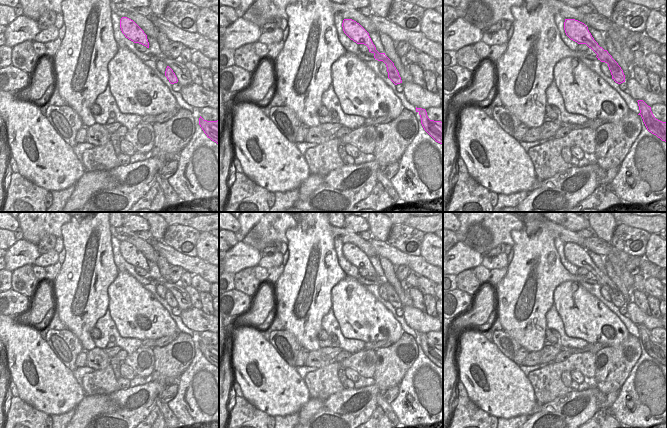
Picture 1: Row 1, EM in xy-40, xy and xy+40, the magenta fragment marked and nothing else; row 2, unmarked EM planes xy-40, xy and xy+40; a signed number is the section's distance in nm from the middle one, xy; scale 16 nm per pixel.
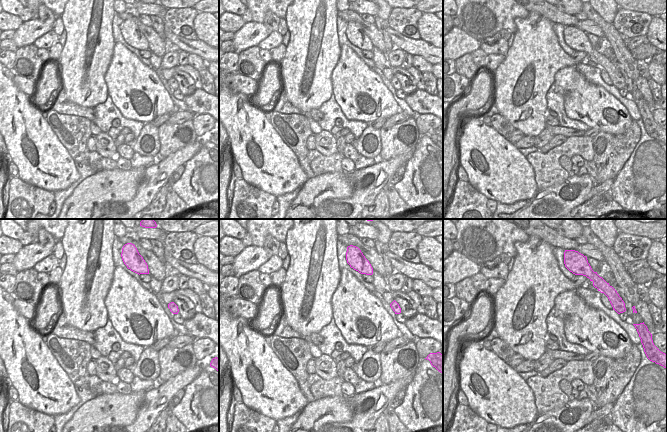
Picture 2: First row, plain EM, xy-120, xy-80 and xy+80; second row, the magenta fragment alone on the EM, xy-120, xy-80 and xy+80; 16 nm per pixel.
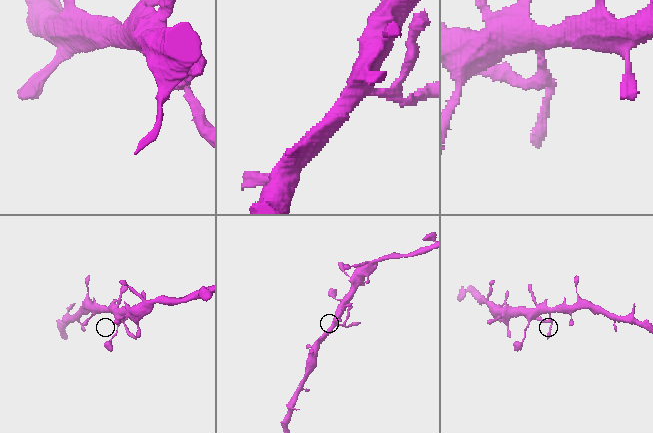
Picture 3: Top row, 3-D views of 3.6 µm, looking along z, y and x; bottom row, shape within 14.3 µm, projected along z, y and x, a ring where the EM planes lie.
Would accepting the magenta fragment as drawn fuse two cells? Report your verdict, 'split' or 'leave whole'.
split

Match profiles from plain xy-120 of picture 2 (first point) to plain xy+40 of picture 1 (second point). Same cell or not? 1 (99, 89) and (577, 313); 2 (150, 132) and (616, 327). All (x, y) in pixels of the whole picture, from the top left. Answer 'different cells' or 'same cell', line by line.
1: different cells
2: different cells

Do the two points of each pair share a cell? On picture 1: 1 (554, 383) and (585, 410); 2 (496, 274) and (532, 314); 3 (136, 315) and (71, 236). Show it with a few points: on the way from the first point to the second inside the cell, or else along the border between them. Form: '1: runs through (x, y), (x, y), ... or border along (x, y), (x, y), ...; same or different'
1: border along (569, 390), (565, 394), (544, 403); different
2: border along (508, 266), (507, 273), (493, 289); different
3: border along (119, 271), (108, 287), (107, 307); different

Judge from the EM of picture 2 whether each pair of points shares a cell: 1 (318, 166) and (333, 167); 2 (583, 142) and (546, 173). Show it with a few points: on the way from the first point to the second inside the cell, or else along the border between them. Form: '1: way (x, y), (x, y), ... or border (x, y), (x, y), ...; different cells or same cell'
1: way (322, 166), (329, 166); same cell
2: way (572, 146), (562, 149), (549, 162); same cell

